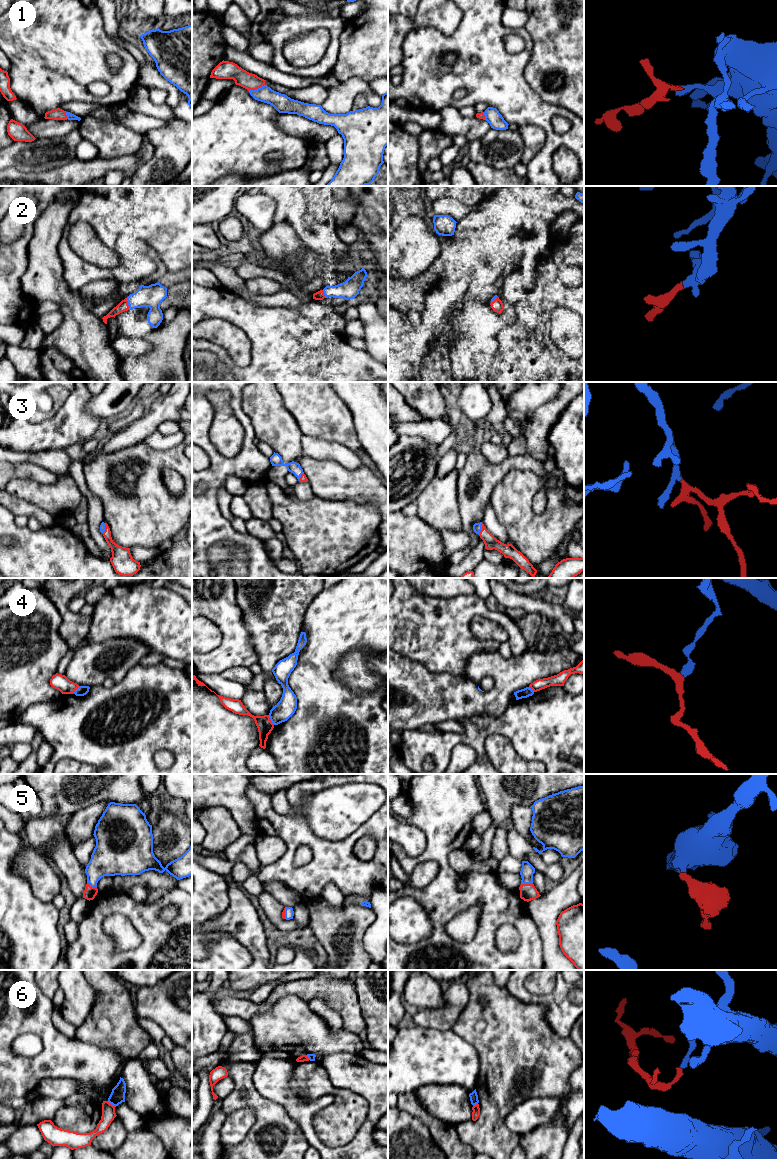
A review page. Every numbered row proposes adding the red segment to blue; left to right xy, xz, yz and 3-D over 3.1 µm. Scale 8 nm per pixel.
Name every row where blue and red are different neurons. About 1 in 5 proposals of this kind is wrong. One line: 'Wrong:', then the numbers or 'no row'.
Wrong: 4, 6

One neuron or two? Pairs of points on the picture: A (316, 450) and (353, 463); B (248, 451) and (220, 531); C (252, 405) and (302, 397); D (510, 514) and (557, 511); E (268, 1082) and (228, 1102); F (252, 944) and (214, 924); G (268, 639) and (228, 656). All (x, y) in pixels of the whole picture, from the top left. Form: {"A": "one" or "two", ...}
{"A": "one", "B": "one", "C": "two", "D": "one", "E": "two", "F": "one", "G": "two"}

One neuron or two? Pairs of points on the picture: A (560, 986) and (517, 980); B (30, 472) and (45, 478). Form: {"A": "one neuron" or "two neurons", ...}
{"A": "one neuron", "B": "one neuron"}

